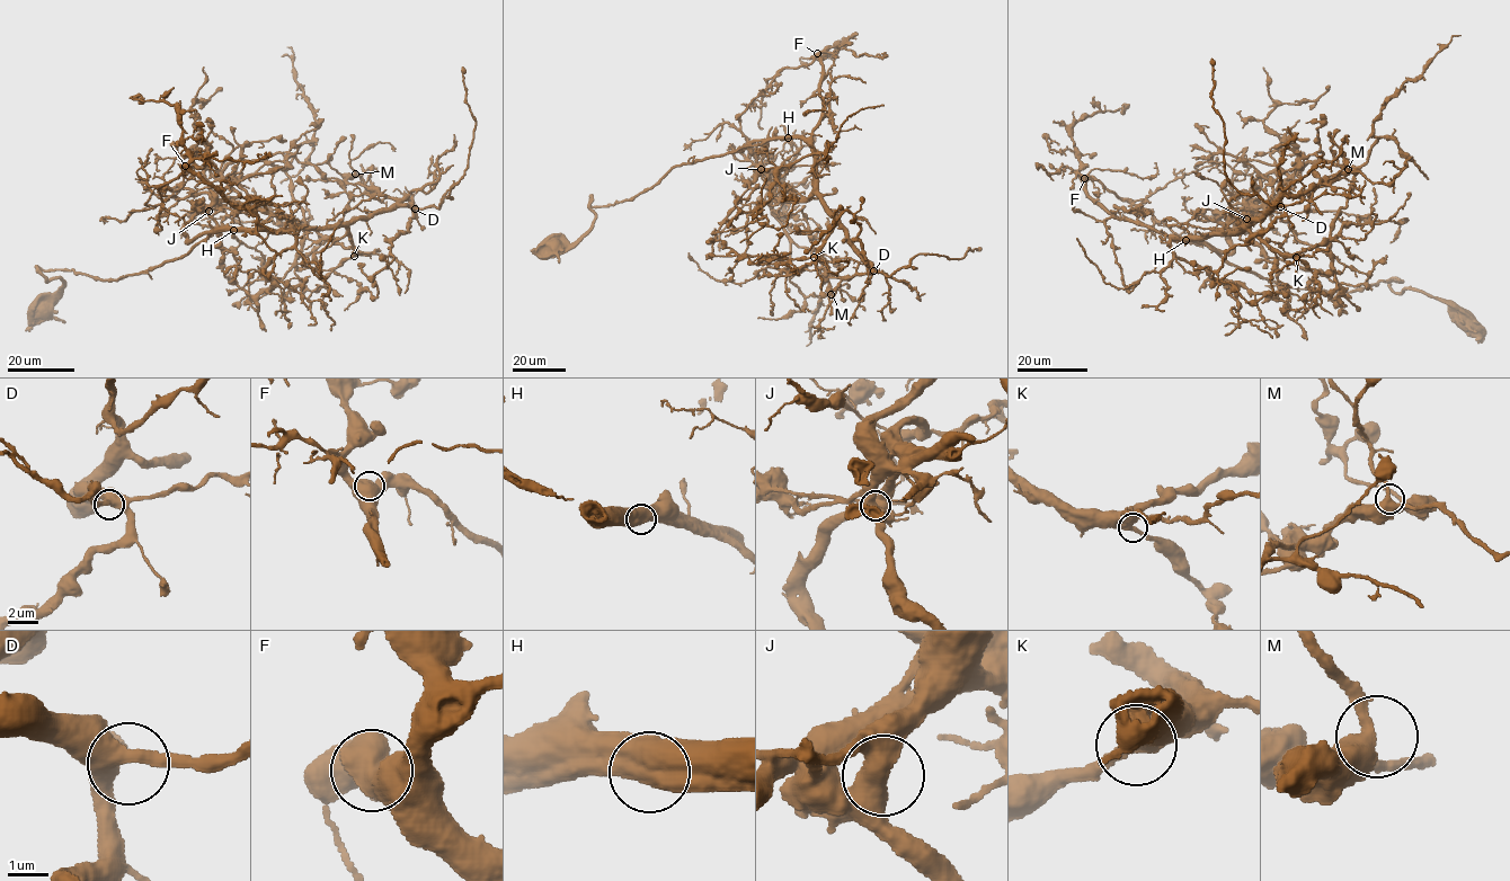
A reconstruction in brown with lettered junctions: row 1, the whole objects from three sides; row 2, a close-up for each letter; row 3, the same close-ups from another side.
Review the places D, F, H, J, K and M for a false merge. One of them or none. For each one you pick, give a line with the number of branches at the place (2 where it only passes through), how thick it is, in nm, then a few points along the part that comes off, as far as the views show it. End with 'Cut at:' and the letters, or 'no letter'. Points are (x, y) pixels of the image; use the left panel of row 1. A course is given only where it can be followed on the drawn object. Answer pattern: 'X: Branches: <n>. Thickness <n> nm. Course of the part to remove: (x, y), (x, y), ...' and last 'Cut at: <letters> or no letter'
Cut at: no letter

